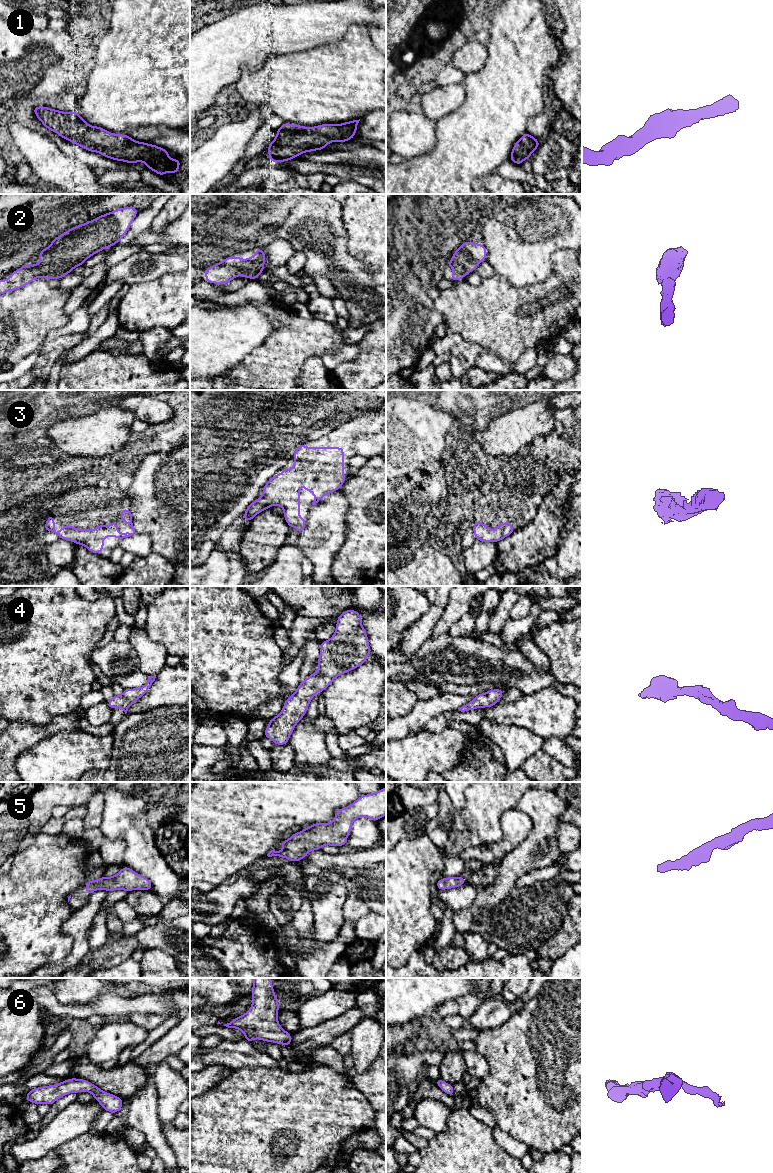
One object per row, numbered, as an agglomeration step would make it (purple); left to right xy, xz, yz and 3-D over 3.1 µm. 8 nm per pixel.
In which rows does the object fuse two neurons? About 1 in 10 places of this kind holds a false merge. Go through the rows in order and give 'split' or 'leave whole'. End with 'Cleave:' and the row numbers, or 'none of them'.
1: leave whole
2: leave whole
3: leave whole
4: leave whole
5: leave whole
6: leave whole
Cleave: none of them

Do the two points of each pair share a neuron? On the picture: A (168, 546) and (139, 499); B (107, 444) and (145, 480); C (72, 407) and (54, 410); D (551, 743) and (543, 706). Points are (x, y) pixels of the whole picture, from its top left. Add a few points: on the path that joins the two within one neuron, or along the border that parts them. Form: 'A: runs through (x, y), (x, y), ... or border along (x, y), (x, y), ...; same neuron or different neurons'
A: runs through (168, 534), (168, 531), (148, 511); same neuron
B: border along (121, 450), (110, 456); different neurons
C: runs through (68, 407), (58, 407); same neuron
D: border along (563, 738), (548, 737), (544, 739); different neurons

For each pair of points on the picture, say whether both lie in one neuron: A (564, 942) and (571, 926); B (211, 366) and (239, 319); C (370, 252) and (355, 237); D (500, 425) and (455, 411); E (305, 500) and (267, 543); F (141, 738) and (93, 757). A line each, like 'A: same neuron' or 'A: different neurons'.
A: same neuron
B: same neuron
C: same neuron
D: different neurons
E: different neurons
F: different neurons

